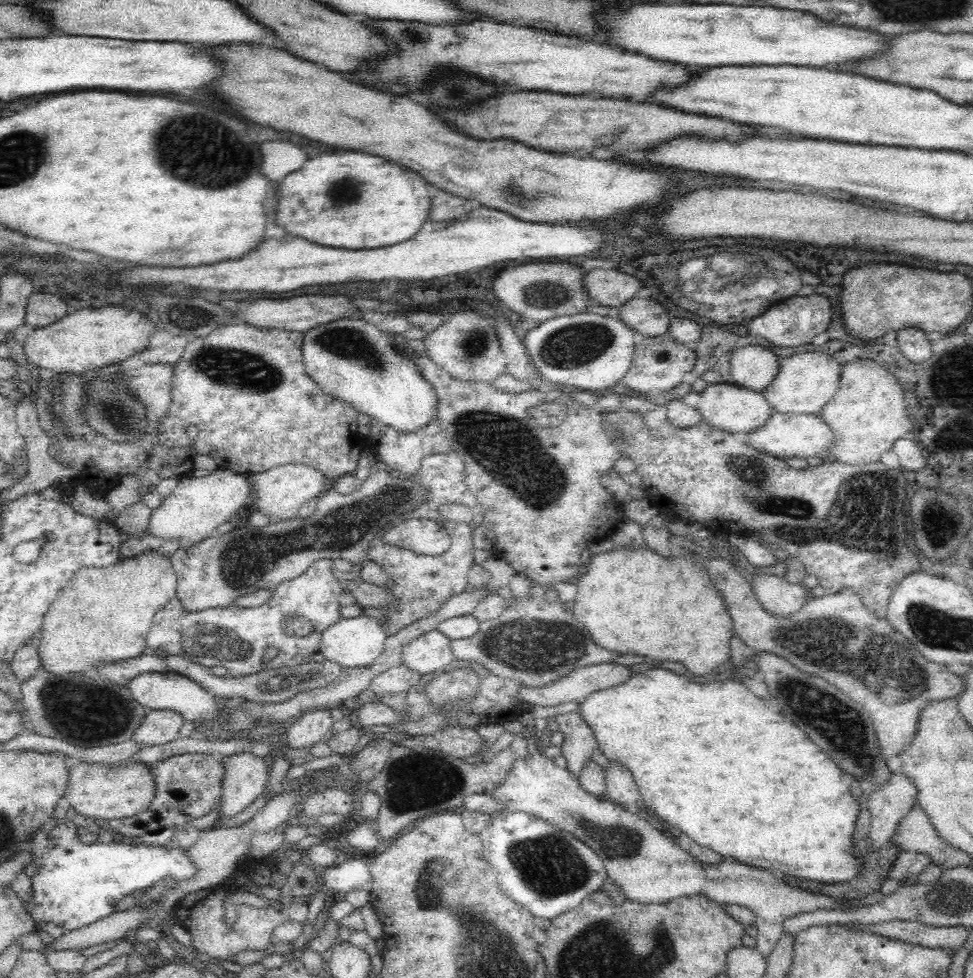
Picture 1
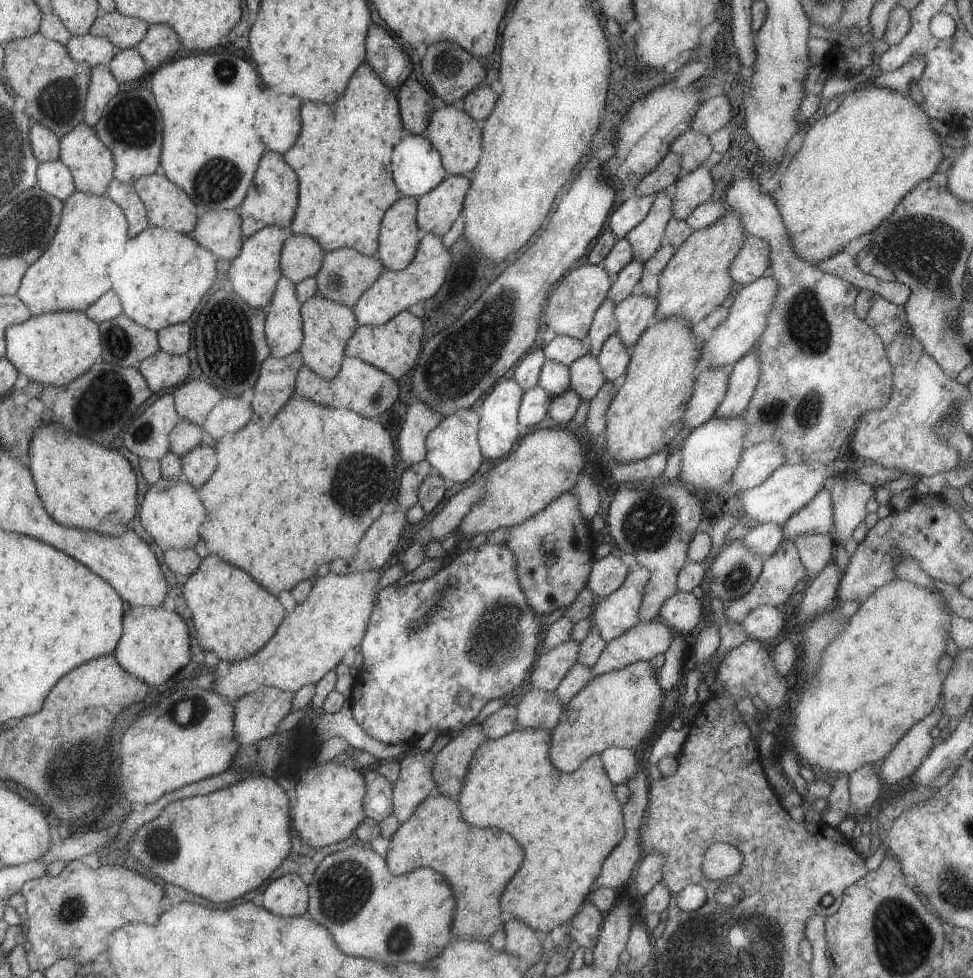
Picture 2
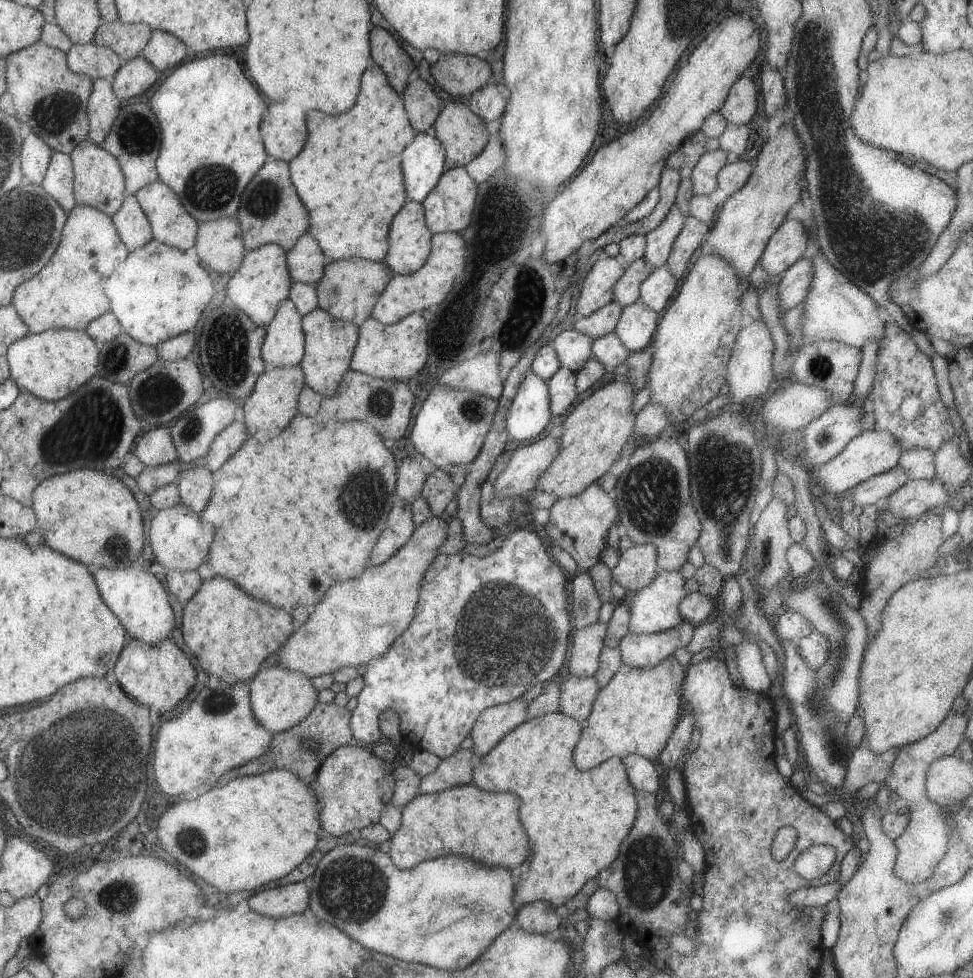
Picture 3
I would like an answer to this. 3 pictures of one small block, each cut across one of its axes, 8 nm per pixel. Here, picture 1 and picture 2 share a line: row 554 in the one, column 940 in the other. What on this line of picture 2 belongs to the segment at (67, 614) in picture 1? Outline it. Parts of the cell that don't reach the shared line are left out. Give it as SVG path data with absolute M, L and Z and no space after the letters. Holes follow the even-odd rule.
M873 82L845 94L837 110L829 116L821 116L811 126L805 126L800 139L795 153L777 176L777 188L769 196L779 210L793 252L804 261L821 262L831 258L841 253L851 240L873 230L879 220L895 210L909 190L935 173L944 158L941 153L944 140L931 128L923 108L909 96L875 86Z

